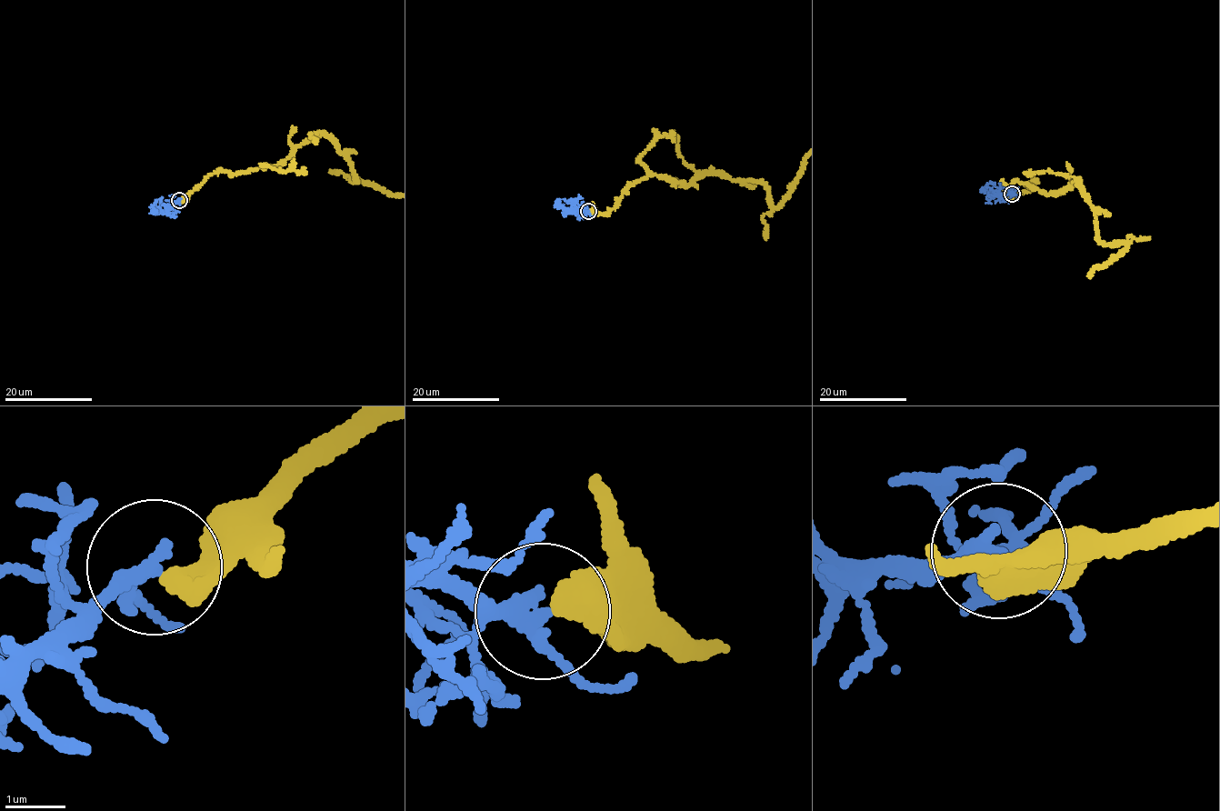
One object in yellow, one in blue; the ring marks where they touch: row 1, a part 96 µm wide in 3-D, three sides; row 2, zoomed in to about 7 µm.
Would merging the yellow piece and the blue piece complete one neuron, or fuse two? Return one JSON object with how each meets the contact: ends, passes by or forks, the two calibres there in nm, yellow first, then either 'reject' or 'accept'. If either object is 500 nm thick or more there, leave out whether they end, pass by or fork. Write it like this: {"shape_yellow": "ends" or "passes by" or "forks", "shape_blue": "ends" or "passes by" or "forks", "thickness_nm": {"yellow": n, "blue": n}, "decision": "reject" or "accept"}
{"shape_yellow": "ends", "shape_blue": "passes by", "thickness_nm": {"yellow": 420, "blue": 260}, "decision": "reject"}

